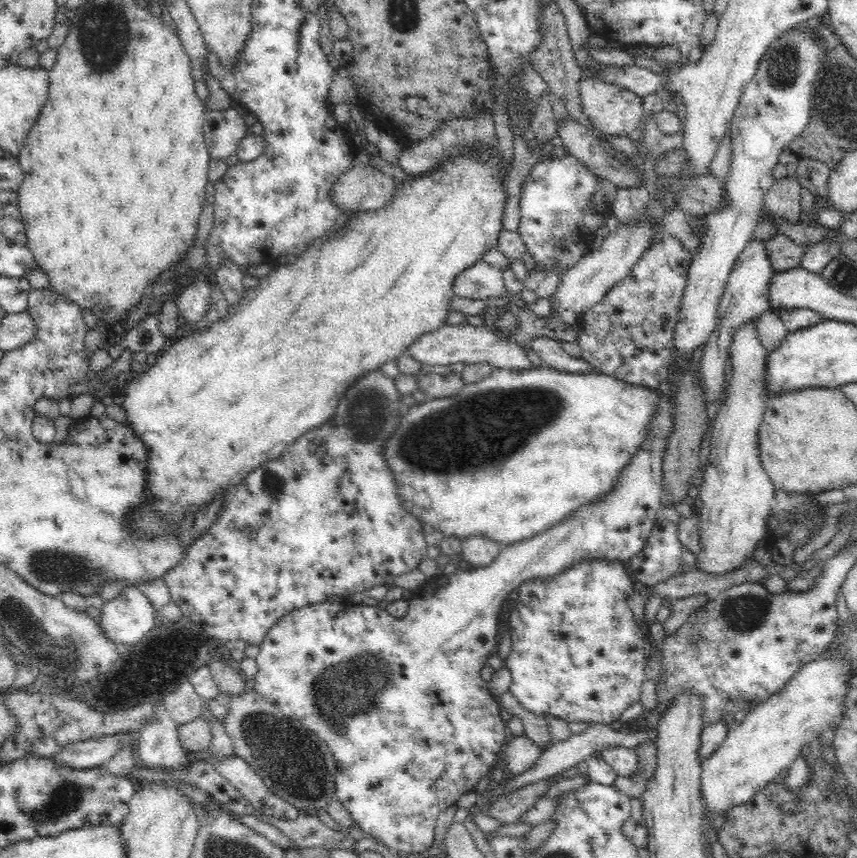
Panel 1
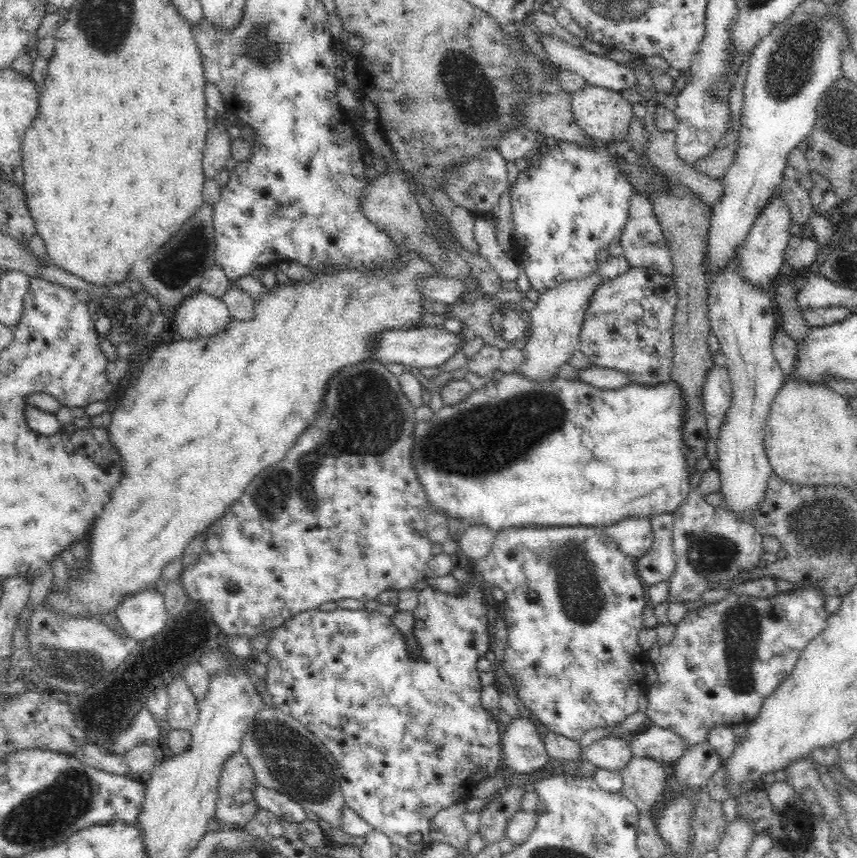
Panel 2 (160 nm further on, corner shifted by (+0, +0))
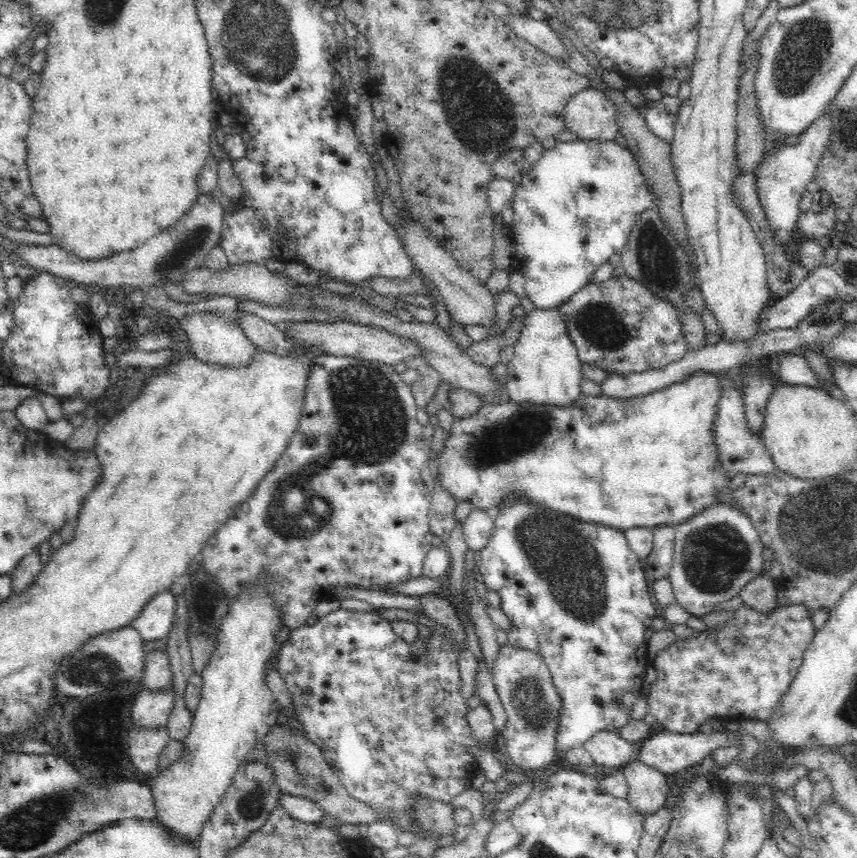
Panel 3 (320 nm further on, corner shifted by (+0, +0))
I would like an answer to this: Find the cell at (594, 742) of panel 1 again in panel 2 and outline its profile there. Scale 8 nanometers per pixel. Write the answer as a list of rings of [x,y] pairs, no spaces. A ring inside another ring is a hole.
[[[647,723],[641,730],[633,733],[630,748],[634,756],[648,758],[662,763],[666,768],[683,756],[692,745],[671,729]]]

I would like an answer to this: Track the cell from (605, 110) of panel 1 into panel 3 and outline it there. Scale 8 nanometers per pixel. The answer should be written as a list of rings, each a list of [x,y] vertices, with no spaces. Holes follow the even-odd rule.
[[[593,86],[581,90],[568,100],[564,112],[565,130],[574,133],[579,140],[614,141],[619,133],[615,105],[602,91]]]

